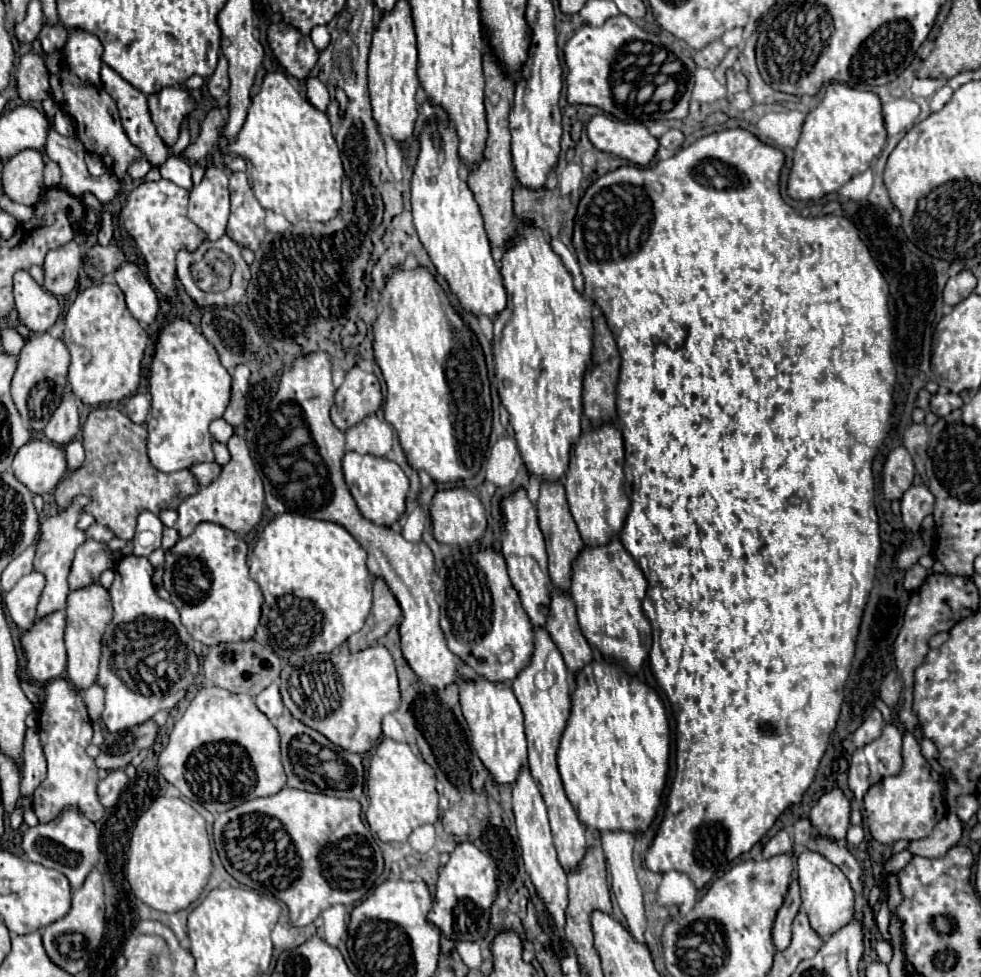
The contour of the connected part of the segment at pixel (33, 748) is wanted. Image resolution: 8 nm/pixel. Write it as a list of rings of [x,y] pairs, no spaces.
[[[36,729],[26,731],[24,739],[24,765],[22,765],[22,781],[20,781],[20,797],[30,797],[34,789],[46,777],[46,759],[42,753],[42,745]]]

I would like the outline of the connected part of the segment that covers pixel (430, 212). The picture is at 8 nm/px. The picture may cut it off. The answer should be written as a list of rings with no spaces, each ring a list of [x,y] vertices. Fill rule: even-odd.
[[[430,121],[426,123],[422,137],[420,137],[420,159],[414,169],[412,177],[412,213],[414,213],[414,225],[420,237],[420,243],[430,255],[430,261],[434,263],[436,271],[446,279],[450,291],[456,295],[458,303],[464,311],[472,313],[474,317],[490,317],[494,319],[500,311],[506,309],[506,291],[502,285],[500,271],[492,259],[490,243],[484,231],[482,215],[478,209],[478,203],[474,201],[472,191],[460,177],[460,157],[458,157],[458,137],[450,123],[446,121]]]

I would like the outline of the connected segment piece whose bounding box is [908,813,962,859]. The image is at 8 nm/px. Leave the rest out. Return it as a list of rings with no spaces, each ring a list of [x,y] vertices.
[[[950,813],[936,825],[936,829],[928,837],[912,841],[908,849],[912,855],[920,855],[920,857],[930,857],[930,859],[942,857],[950,847],[954,847],[960,841],[962,835],[960,827],[962,827],[960,819],[954,813]]]

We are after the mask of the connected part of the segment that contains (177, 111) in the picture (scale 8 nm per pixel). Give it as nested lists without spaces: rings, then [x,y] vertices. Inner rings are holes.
[[[164,87],[160,93],[148,95],[148,105],[160,139],[172,145],[178,139],[182,121],[194,111],[196,101],[188,89]]]

